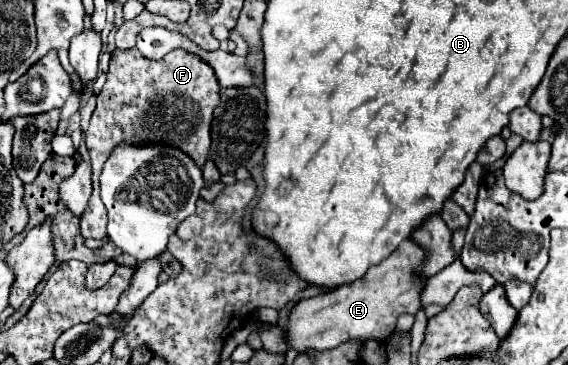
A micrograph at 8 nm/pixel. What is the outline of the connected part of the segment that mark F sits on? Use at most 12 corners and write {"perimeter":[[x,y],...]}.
{"perimeter":[[113,50],[87,128],[93,196],[81,236],[103,240],[97,180],[113,144],[153,140],[203,168],[215,70],[175,50]]}

